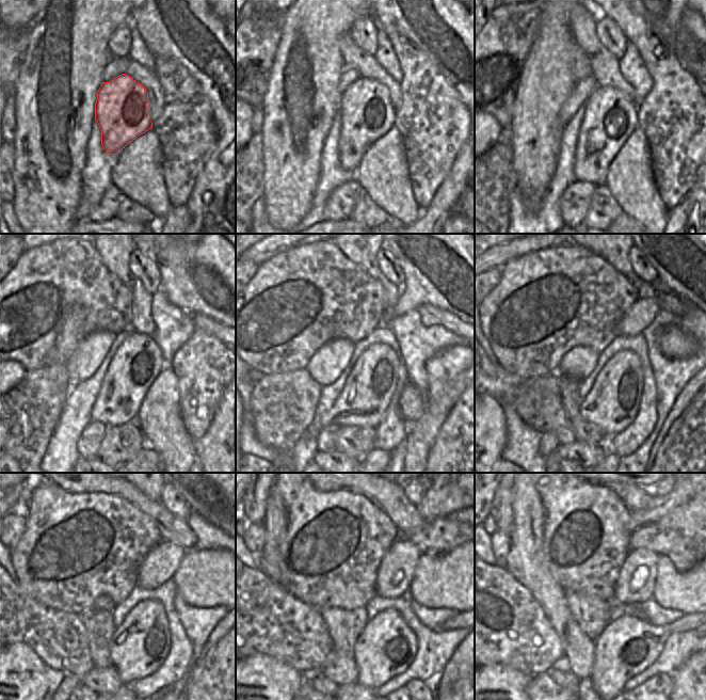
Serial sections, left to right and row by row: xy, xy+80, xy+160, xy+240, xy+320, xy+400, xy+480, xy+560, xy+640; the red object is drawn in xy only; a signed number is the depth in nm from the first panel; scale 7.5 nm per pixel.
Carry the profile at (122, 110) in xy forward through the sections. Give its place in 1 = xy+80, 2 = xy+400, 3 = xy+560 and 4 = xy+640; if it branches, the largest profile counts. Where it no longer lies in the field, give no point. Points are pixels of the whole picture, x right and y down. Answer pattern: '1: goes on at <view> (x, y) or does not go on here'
1: goes on at xy+80 (366, 111)
2: goes on at xy+400 (612, 403)
3: goes on at xy+560 (385, 648)
4: goes on at xy+640 (627, 646)

